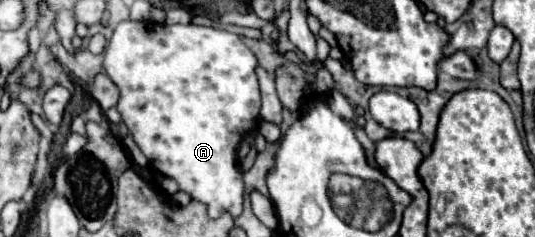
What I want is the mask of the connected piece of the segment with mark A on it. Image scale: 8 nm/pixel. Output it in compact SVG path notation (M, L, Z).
M127 19L113 31L105 49L103 67L121 95L117 111L149 163L165 177L175 179L191 199L205 203L209 217L217 219L223 213L231 213L233 217L241 215L245 187L237 147L257 127L261 109L259 81L255 75L257 59L241 37L193 23L165 25Z

